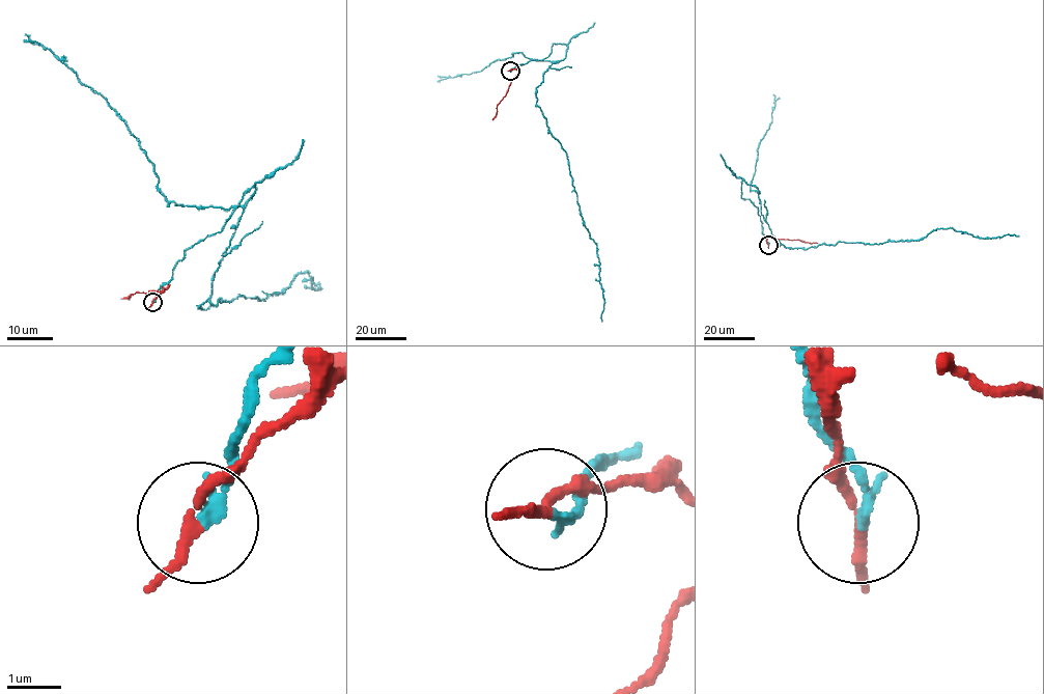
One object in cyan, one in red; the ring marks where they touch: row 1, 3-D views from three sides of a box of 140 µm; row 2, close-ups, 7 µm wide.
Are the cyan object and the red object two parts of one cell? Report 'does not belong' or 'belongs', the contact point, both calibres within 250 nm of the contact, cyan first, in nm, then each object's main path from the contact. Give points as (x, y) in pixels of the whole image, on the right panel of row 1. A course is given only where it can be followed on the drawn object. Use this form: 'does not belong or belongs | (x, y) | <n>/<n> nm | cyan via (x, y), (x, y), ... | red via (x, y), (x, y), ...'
does not belong | (768, 245) | 200/180 nm | cyan via (768, 245), (743, 181), (785, 247), (952, 227), (1018, 236) | red via (768, 245), (770, 236), (817, 243)

